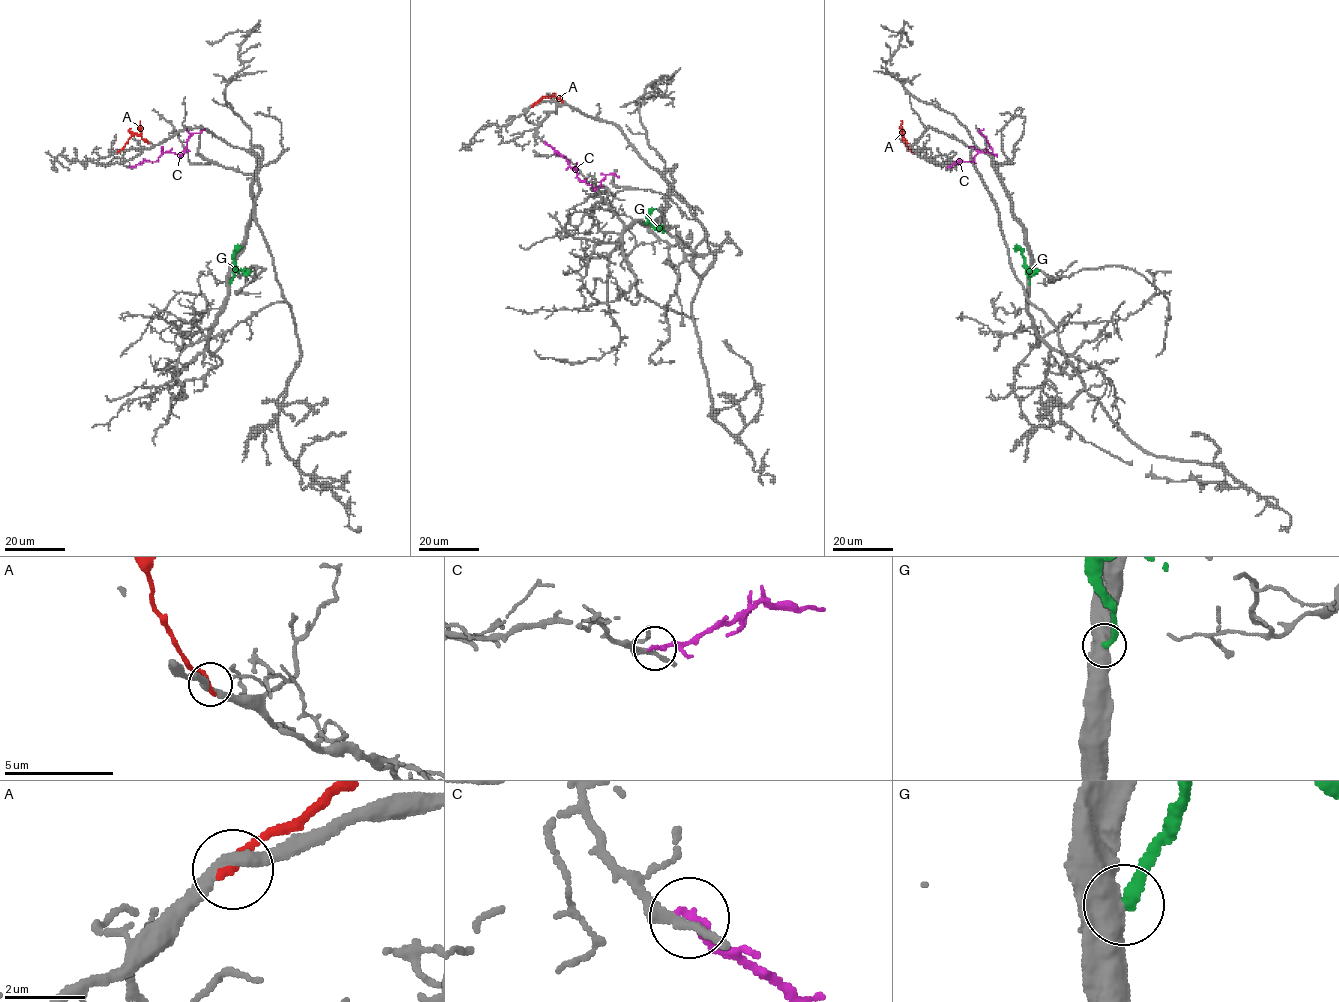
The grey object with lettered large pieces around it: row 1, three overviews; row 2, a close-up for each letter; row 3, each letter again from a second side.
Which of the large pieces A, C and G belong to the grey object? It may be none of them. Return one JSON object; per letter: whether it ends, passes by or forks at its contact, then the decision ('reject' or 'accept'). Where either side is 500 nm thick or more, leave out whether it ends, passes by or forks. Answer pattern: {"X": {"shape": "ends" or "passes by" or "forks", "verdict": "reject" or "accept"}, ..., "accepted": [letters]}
{"A": {"shape": "ends", "verdict": "reject"}, "C": {"shape": "ends", "verdict": "reject"}, "G": {"verdict": "reject"}, "accepted": []}

